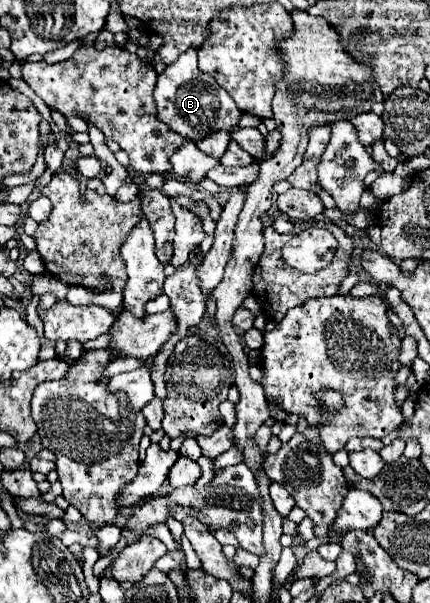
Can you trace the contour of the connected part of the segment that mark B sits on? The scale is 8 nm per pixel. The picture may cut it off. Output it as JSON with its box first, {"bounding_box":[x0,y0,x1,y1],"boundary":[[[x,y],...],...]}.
{"bounding_box":[154,49,242,143],"boundary":[[[188,49],[178,57],[178,61],[164,69],[164,73],[156,81],[154,101],[158,119],[190,143],[198,143],[200,137],[208,137],[208,133],[216,133],[220,129],[230,131],[232,127],[236,127],[242,115],[232,97],[212,77],[204,75],[198,69],[196,49]]]}

